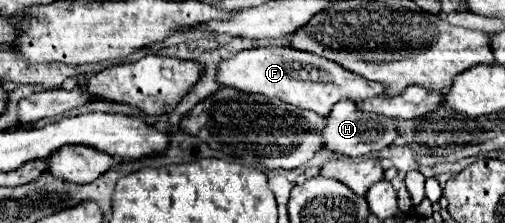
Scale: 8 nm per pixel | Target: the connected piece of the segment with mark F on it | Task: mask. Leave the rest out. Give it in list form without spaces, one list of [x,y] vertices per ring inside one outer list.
[[[256,47],[240,51],[232,59],[220,63],[218,83],[246,93],[260,93],[270,99],[276,97],[300,109],[310,109],[322,117],[326,117],[328,111],[332,111],[332,105],[340,99],[360,103],[384,93],[384,85],[368,81],[342,65],[336,65],[334,61],[326,61],[324,57],[316,57],[292,47]]]

